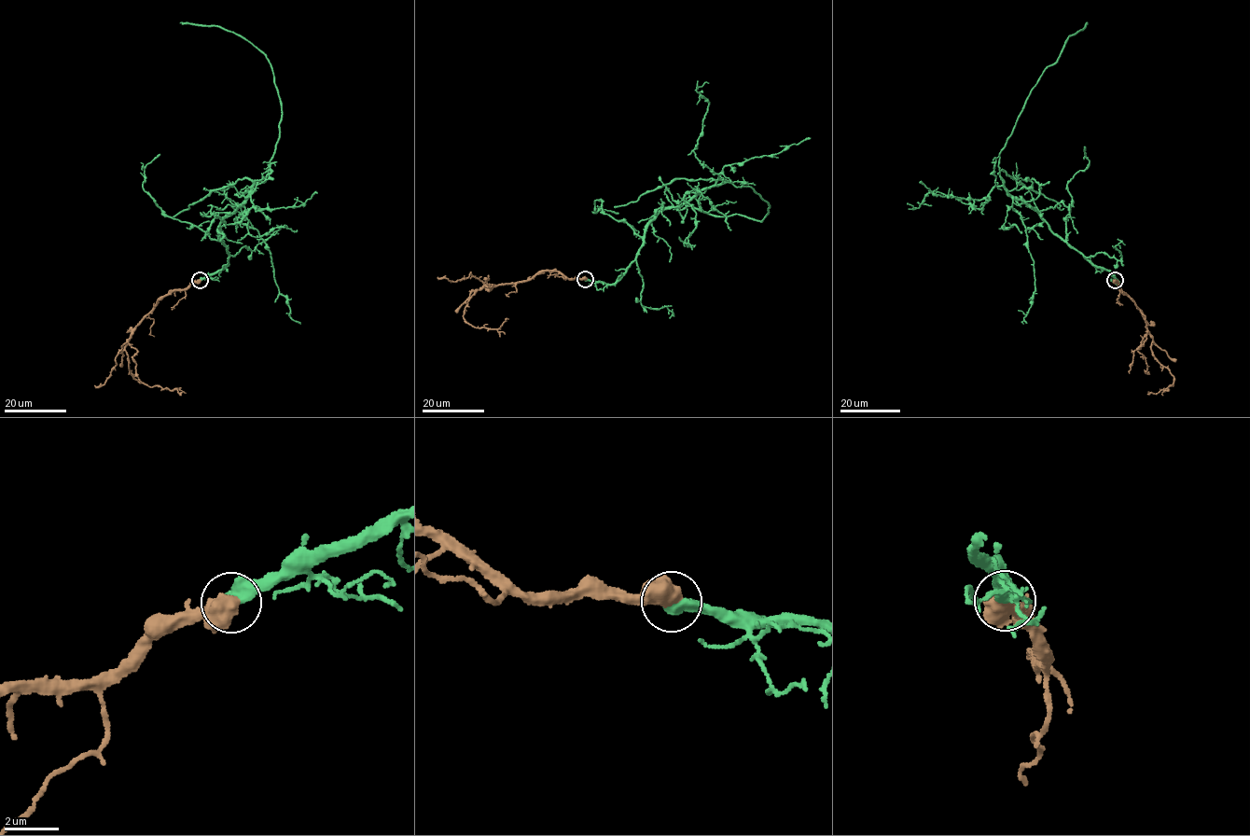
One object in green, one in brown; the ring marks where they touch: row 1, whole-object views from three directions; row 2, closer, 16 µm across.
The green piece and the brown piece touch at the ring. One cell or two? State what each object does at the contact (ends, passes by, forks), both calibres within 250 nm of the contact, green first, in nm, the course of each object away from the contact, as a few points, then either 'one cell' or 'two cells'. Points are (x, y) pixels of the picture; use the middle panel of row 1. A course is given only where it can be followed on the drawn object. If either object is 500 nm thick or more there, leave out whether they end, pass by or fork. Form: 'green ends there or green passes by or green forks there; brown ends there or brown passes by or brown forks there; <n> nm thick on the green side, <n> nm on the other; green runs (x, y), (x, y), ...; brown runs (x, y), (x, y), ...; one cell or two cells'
550 nm thick on the green side, 500 nm on the other; green runs (585, 279), (613, 284), (632, 262), (657, 214), (705, 188), (747, 186), (770, 205), (760, 221), (689, 205); brown runs (585, 279), (541, 271), (527, 280), (486, 285), (477, 289), (463, 316), (473, 327), (494, 328), (508, 319); one cell

